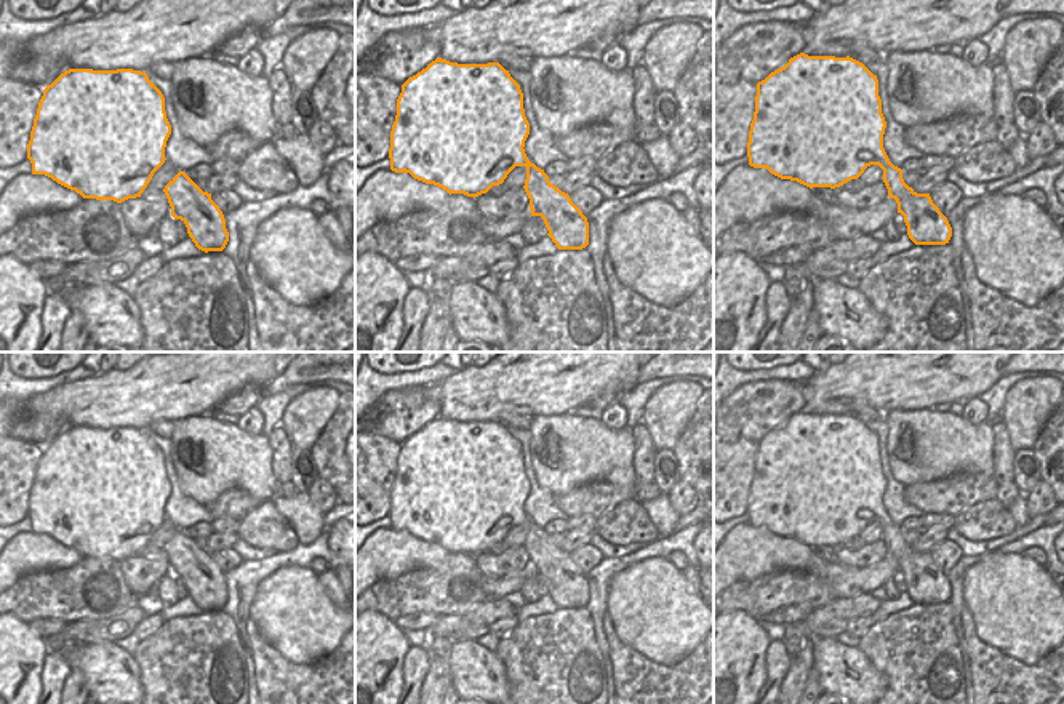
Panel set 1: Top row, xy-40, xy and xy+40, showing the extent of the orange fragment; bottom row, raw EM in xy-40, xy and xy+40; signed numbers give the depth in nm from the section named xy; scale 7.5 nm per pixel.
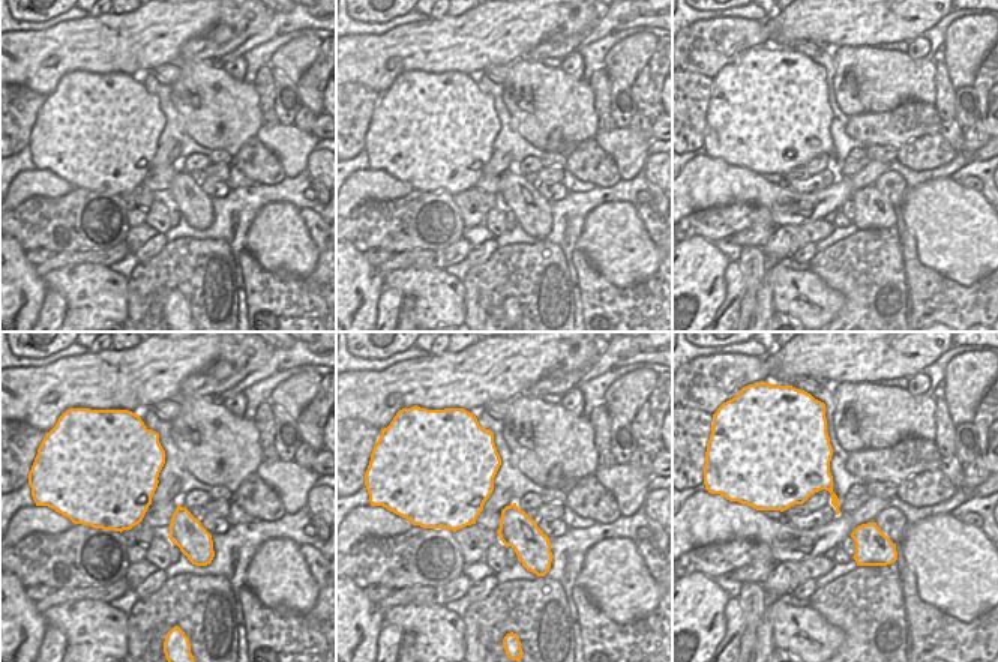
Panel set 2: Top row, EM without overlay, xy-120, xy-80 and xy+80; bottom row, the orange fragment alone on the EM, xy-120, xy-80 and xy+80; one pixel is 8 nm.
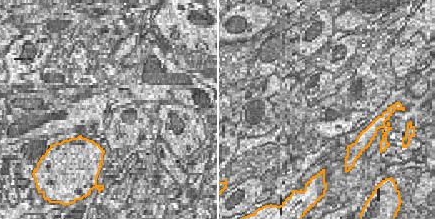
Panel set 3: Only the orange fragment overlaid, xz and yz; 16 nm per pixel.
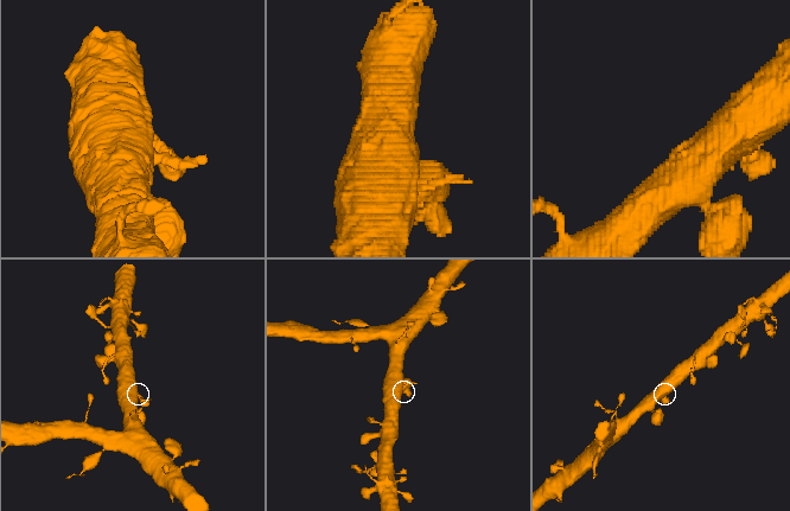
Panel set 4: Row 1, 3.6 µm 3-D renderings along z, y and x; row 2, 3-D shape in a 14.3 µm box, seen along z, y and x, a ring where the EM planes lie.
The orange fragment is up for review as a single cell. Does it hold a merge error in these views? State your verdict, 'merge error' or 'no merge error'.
no merge error

